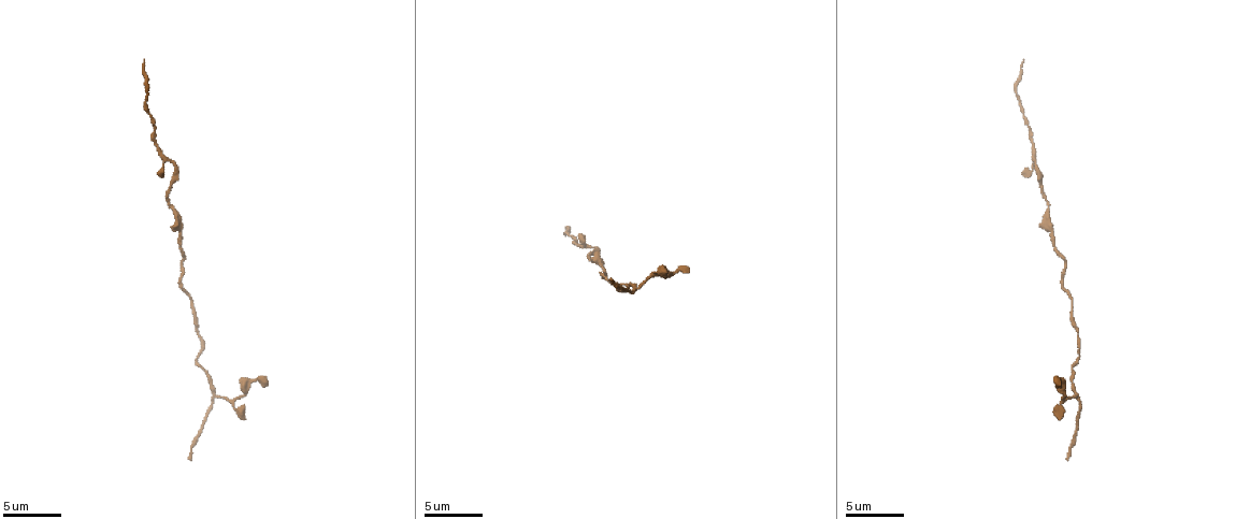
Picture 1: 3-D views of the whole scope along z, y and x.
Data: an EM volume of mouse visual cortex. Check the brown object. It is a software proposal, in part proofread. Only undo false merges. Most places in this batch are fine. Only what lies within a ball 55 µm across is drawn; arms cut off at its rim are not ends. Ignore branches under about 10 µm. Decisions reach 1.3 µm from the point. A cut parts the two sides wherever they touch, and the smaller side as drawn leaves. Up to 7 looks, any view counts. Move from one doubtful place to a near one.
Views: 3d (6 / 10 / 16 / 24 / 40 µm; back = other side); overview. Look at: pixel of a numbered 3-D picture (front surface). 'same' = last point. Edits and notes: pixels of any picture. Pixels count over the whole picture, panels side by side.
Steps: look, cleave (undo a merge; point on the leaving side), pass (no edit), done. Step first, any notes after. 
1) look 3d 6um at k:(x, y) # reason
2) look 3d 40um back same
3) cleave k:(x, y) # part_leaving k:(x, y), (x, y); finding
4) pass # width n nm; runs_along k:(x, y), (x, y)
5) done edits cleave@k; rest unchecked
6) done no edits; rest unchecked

look 3d 10um at 1:(592, 248) # three arms meet

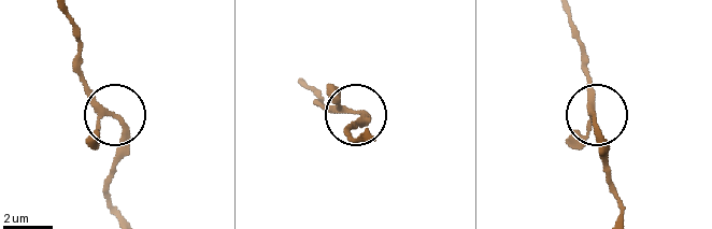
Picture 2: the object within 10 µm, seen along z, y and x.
look 3d 10um back at 2:(594, 117)

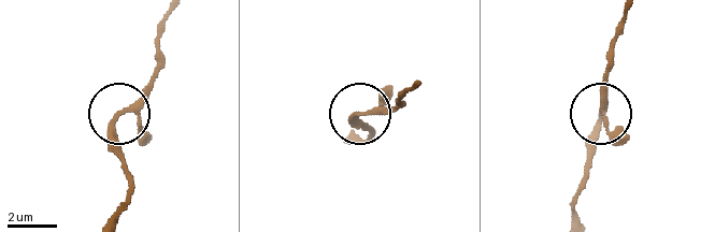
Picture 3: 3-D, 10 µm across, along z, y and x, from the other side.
pass # runs_along 3:(112, 214), (128, 189), (116, 121), (163, 68); all the same neuron

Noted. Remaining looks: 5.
look 3d 6um at 1:(1065, 261)

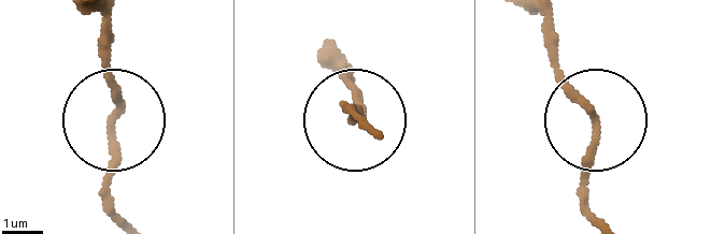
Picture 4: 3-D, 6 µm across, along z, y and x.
pass # width 180 nm; runs_along 4:(593, 117), (600, 134), (583, 214); continuous, no second neuron

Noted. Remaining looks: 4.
look 3d 6um at 1:(174, 210)

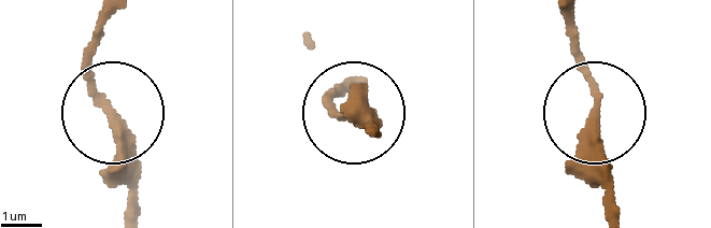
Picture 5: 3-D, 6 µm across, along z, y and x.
pass # runs_along 5:(132, 215), (122, 133), (91, 71), (101, 10); continuous, no second neuron

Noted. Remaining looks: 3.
done no edits; rest unchecked

